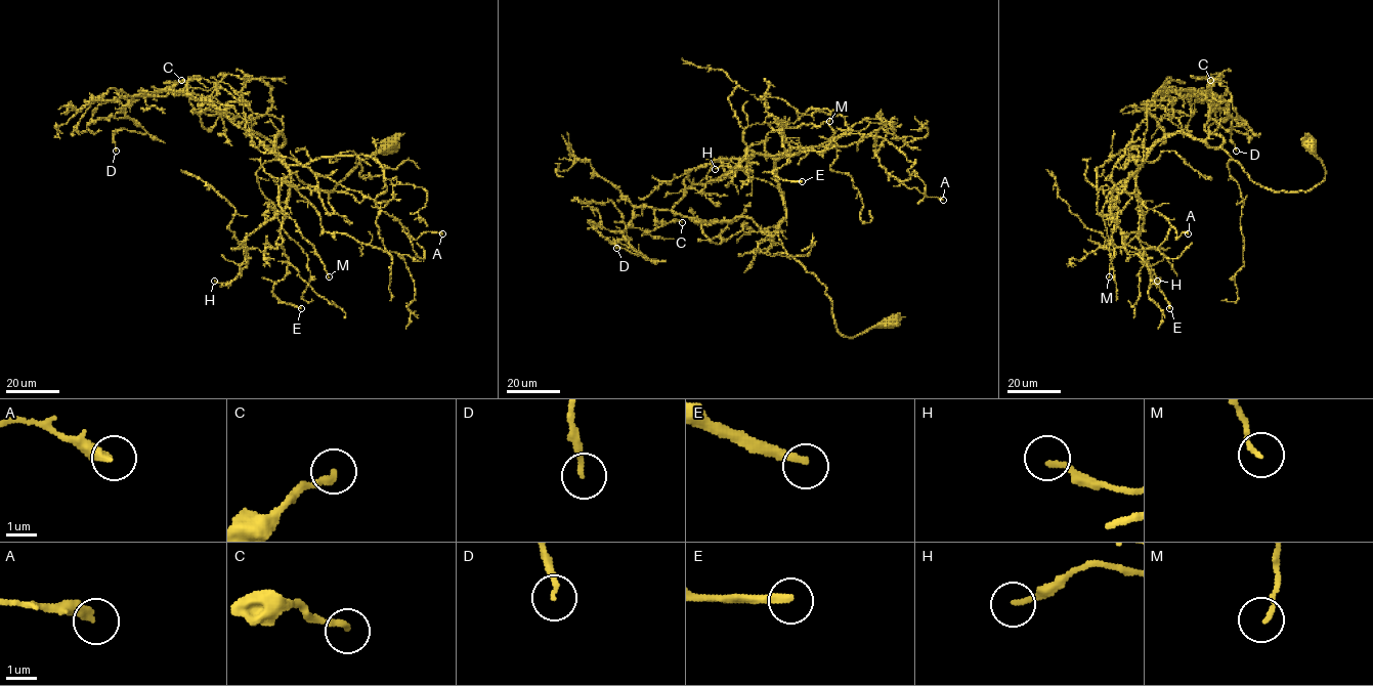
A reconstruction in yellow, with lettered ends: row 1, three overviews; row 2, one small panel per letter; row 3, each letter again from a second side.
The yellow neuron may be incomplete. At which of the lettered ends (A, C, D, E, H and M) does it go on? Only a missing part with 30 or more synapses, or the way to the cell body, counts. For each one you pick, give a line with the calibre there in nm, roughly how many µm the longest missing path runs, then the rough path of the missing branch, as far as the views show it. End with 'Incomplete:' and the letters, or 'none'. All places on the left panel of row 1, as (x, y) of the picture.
E: 280 nm thick; about 50 µm are missing; missing branch runs (301, 308), (323, 314), (344, 309), (393, 310), (410, 318)
Incomplete: E

